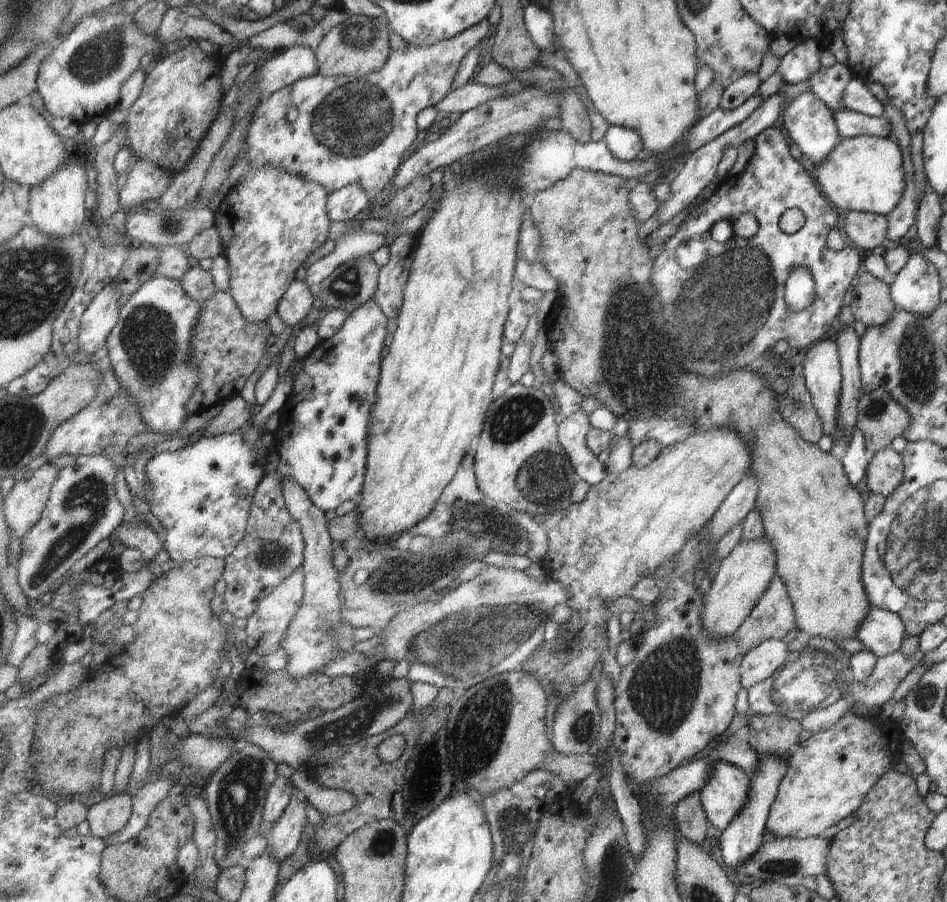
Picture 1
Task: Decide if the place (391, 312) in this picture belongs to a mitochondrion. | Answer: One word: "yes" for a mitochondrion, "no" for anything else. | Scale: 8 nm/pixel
no

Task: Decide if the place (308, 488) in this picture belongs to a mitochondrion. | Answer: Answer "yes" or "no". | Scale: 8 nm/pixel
no

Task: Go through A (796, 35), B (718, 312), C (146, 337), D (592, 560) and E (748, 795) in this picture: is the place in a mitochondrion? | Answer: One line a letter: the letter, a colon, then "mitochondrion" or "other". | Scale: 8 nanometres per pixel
A: other
B: mitochondrion
C: mitochondrion
D: other
E: other

